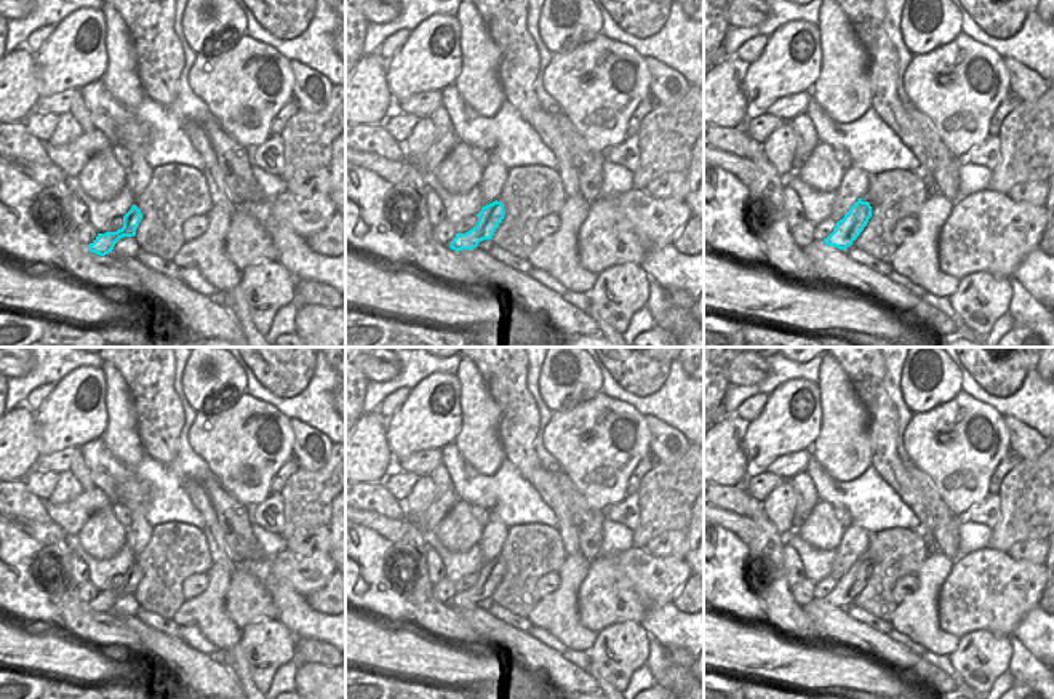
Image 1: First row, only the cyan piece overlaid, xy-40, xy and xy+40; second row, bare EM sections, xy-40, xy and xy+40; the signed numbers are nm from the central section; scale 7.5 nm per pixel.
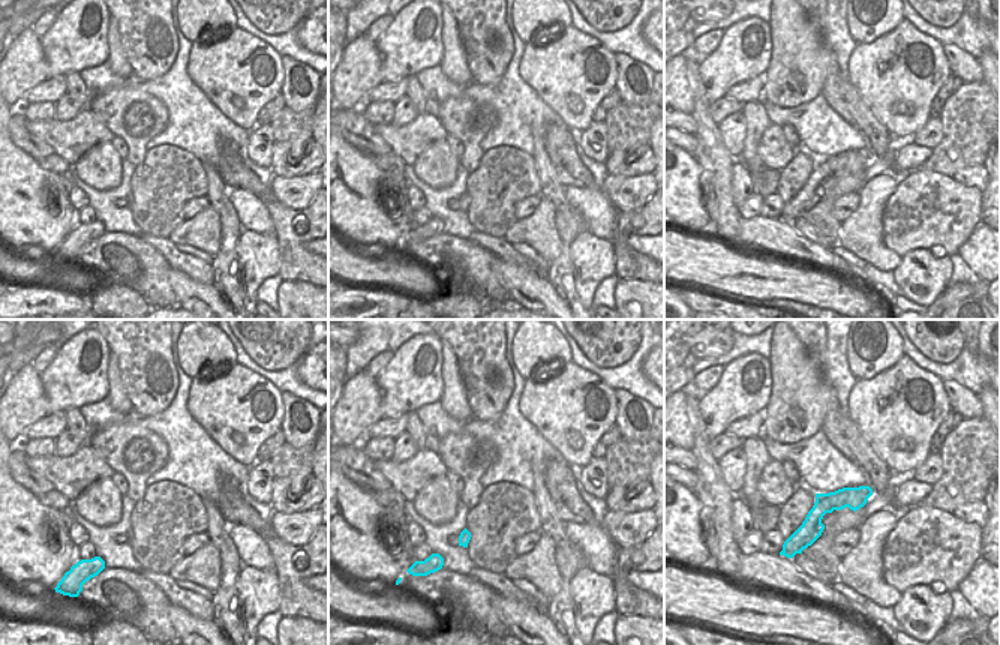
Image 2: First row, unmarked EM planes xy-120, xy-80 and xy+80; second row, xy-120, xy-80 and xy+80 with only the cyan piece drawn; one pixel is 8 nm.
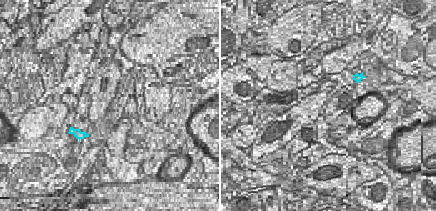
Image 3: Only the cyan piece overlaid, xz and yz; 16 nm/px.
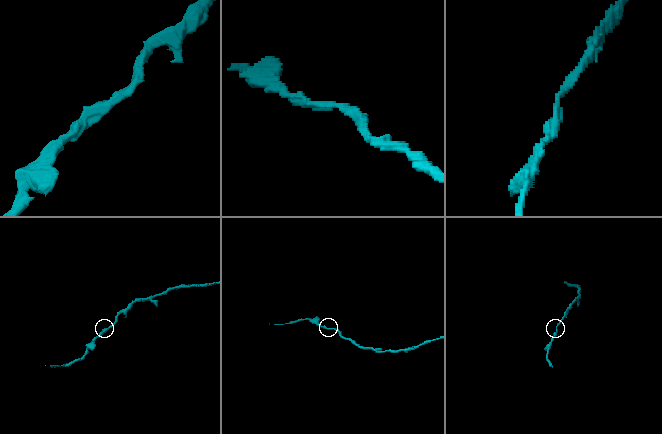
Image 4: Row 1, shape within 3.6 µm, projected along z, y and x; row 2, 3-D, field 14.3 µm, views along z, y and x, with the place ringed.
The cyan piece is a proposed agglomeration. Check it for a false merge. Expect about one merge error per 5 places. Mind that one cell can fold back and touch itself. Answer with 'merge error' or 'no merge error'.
no merge error

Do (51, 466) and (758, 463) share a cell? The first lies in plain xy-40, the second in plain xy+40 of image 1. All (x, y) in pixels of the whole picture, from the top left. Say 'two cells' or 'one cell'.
two cells

